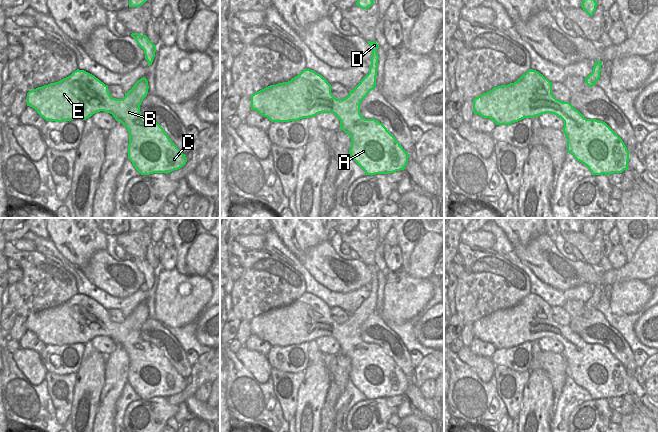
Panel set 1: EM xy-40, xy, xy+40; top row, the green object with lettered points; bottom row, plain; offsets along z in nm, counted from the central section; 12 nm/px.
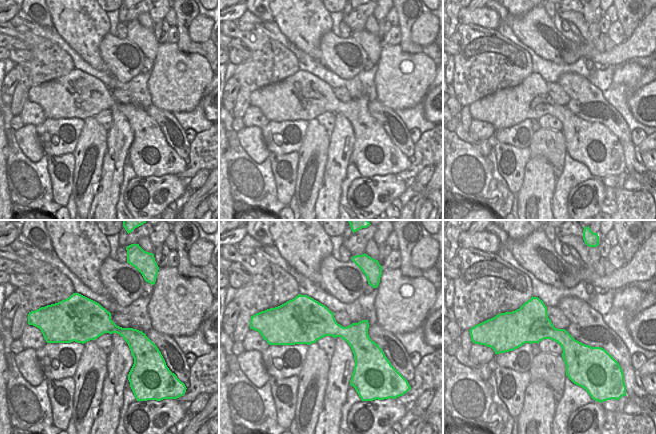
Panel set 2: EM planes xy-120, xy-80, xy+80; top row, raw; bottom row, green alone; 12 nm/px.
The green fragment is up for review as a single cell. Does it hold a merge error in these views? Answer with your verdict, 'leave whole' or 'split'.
leave whole

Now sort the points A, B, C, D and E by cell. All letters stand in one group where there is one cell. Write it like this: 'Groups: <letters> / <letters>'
Groups: A B C D E.

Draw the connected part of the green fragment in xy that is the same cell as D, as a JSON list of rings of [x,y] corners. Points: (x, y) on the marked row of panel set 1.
[[[367,41],[371,47],[371,66],[369,73],[349,92],[344,99],[336,99],[331,93],[331,85],[320,74],[310,69],[304,69],[288,82],[270,85],[251,97],[251,110],[267,117],[271,122],[298,121],[314,117],[319,113],[333,113],[340,120],[340,129],[351,138],[349,155],[365,171],[366,175],[390,174],[404,170],[410,156],[387,130],[375,119],[365,119],[360,114],[360,104],[368,93],[376,88],[376,76],[379,56],[376,41]]]

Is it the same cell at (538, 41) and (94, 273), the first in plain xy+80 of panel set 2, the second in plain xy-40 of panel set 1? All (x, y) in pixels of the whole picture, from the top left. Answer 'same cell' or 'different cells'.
same cell

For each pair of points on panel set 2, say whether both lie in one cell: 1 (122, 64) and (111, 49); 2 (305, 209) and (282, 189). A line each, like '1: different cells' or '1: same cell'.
1: same cell
2: different cells

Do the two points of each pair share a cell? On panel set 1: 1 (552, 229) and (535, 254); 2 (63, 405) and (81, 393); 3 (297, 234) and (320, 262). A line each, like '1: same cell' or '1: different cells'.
1: different cells
2: different cells
3: different cells

